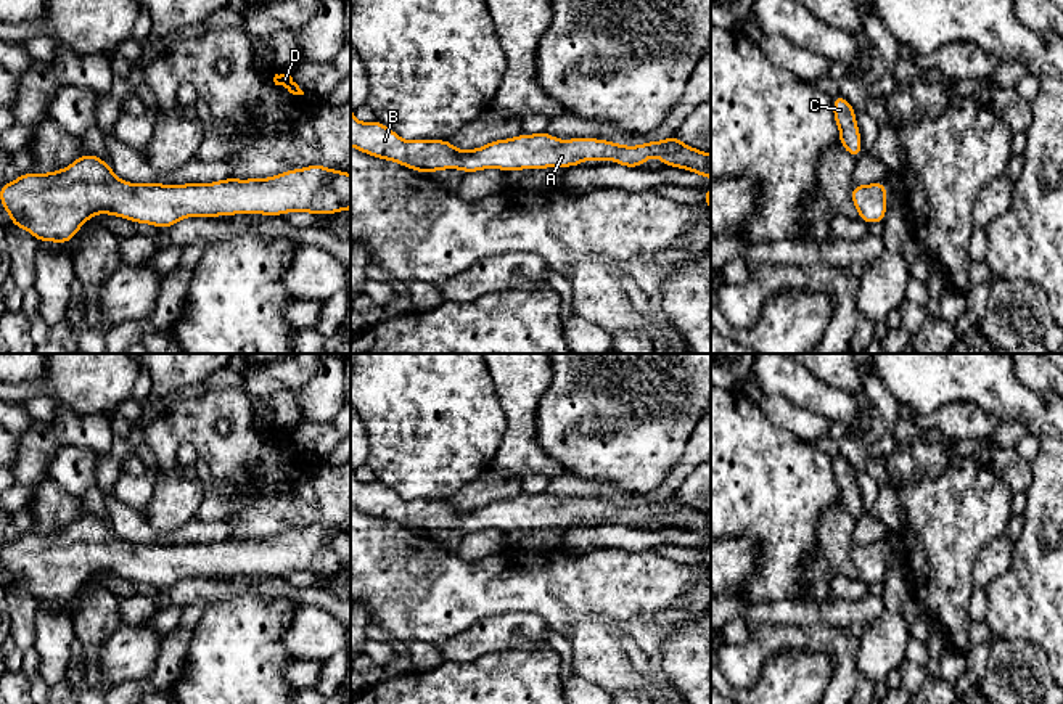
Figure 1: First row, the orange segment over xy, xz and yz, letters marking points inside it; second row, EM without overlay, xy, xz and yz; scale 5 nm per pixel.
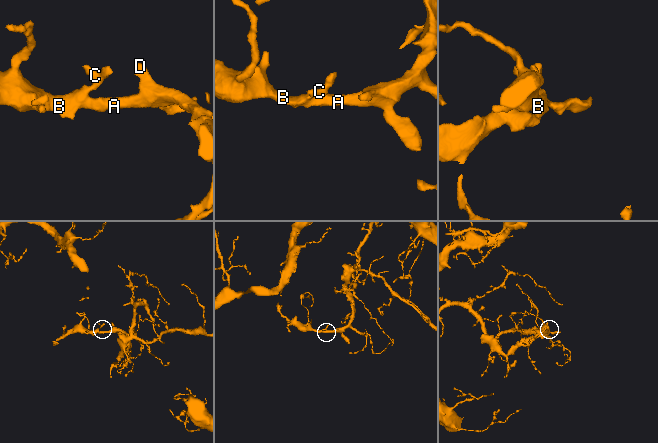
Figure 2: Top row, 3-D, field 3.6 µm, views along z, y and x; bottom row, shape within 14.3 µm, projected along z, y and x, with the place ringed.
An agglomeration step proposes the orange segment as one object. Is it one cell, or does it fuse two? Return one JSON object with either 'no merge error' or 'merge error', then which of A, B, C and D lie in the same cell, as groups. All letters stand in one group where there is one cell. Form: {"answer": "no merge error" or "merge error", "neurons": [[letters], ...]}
{"answer": "no merge error", "neurons": [["A", "B", "C", "D"]]}

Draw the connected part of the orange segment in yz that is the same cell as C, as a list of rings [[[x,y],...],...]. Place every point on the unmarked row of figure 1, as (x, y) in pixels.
[[[841,455],[833,460],[833,476],[839,489],[839,505],[856,519],[862,514],[860,492],[852,465]]]

